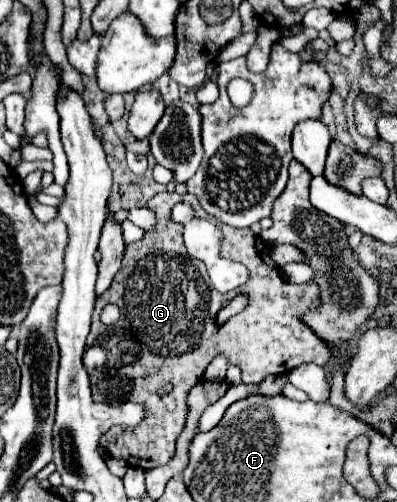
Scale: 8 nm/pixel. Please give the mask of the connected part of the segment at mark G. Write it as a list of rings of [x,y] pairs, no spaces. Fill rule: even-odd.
[[[159,193],[148,201],[146,207],[156,214],[156,227],[142,241],[126,245],[122,269],[114,277],[112,287],[96,299],[92,331],[84,353],[84,367],[92,381],[94,399],[146,405],[148,415],[136,429],[112,427],[100,439],[108,455],[142,469],[166,465],[174,457],[176,435],[186,421],[186,395],[202,379],[204,369],[218,353],[226,353],[230,361],[242,361],[244,383],[260,383],[268,373],[280,375],[304,363],[324,365],[332,359],[330,345],[300,319],[302,311],[318,307],[318,285],[288,283],[272,261],[268,243],[262,243],[250,227],[236,229],[224,225],[222,251],[226,251],[228,259],[246,265],[250,279],[234,291],[216,291],[206,265],[188,255],[182,239],[183,225],[169,218],[175,205],[174,193]],[[238,293],[250,295],[250,305],[224,325],[218,325],[218,311]],[[106,303],[116,303],[122,313],[120,321],[110,327],[100,321],[100,311]],[[164,381],[172,381],[174,391],[160,397],[156,389]]]

